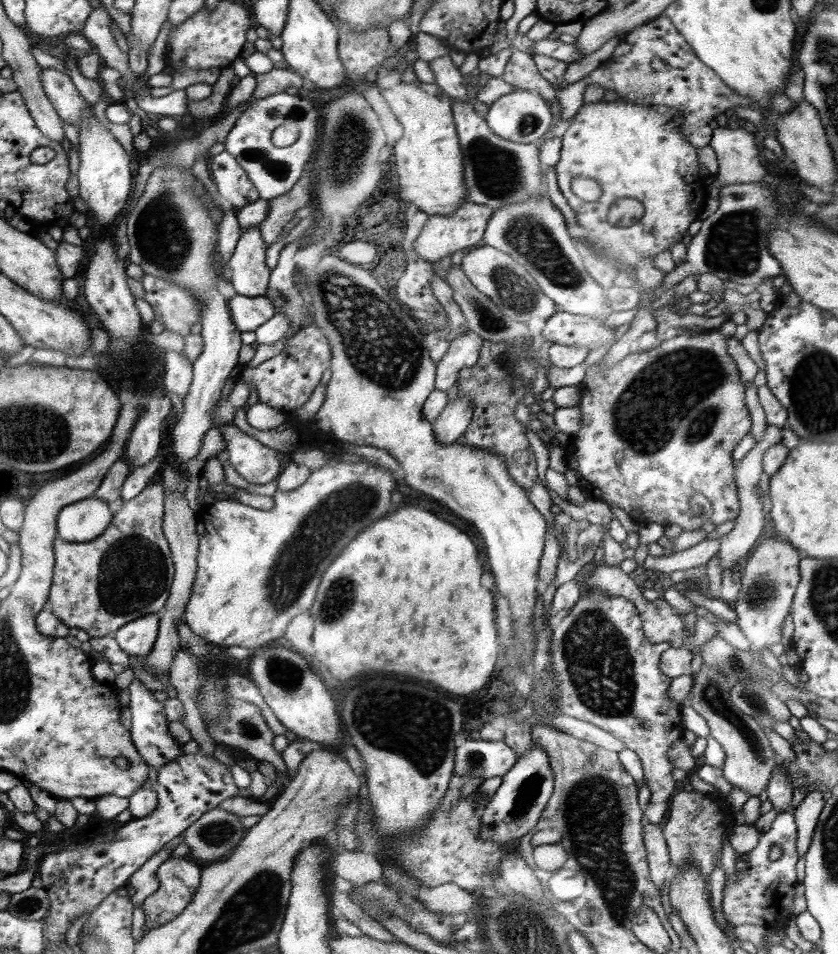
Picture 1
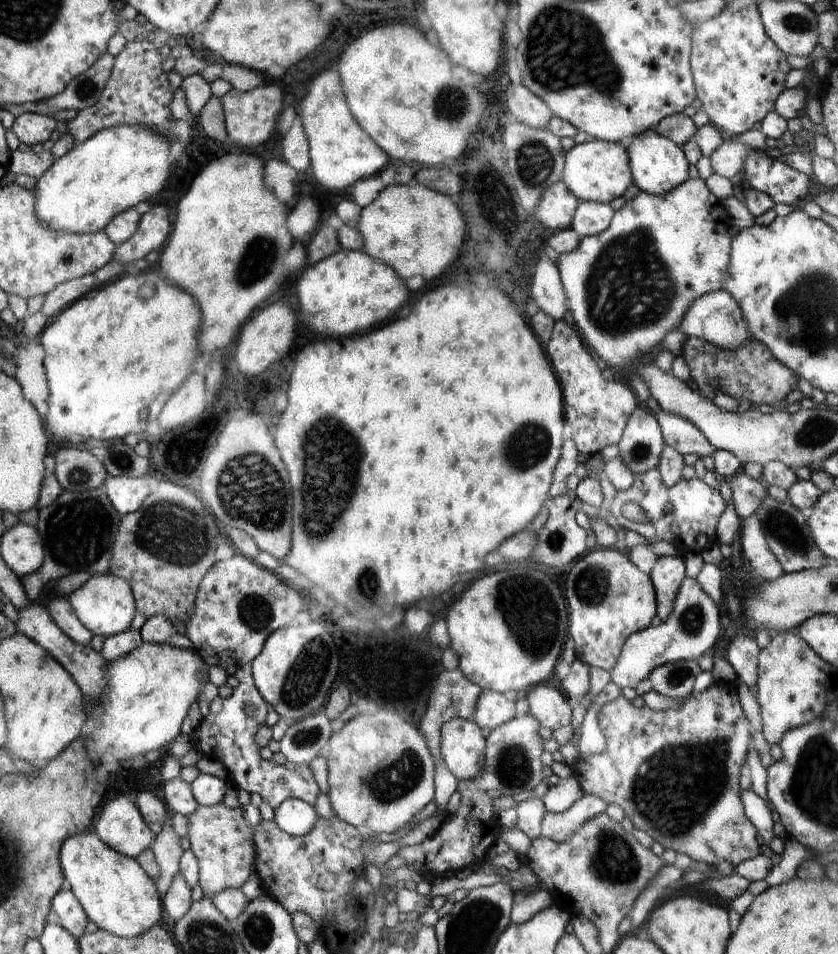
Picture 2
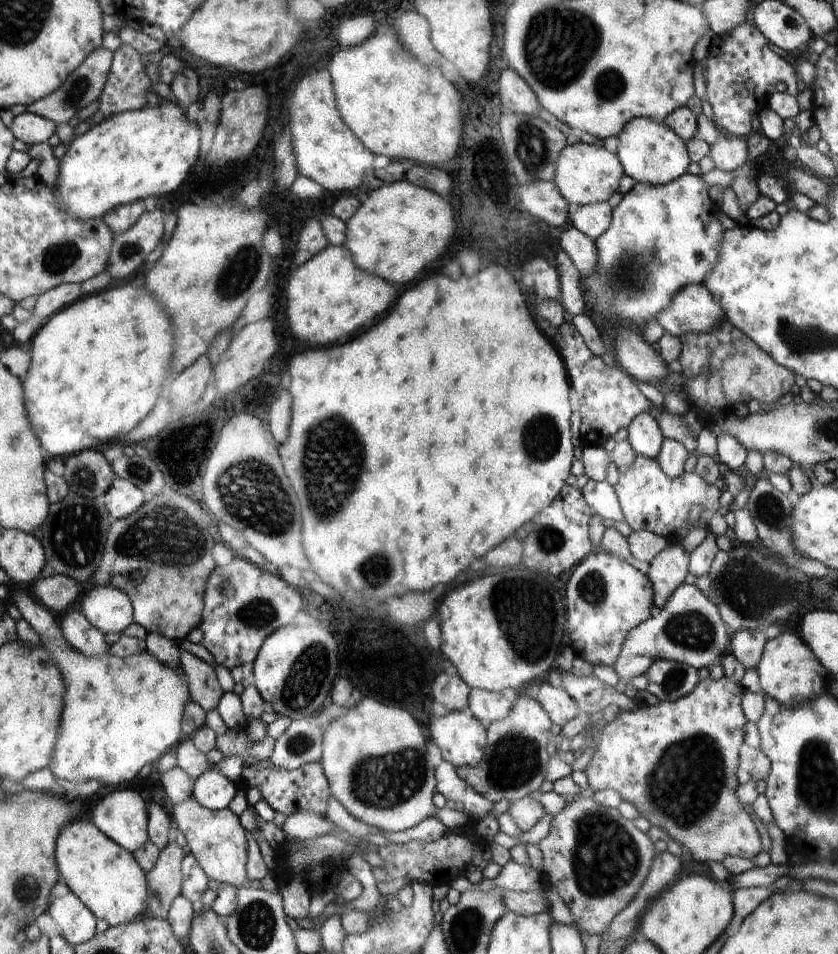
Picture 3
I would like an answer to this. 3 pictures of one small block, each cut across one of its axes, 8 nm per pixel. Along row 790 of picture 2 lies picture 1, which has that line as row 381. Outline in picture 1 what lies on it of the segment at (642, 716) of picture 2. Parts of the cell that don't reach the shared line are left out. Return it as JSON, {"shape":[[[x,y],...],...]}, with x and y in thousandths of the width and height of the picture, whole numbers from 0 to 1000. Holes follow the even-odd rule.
{"shape":[[[832,344],[814,346],[802,355],[785,360],[774,368],[758,366],[752,372],[745,374],[730,384],[721,383],[721,376],[699,387],[697,399],[690,405],[693,413],[693,448],[690,453],[674,460],[678,492],[689,499],[689,508],[699,520],[717,524],[726,528],[736,528],[751,542],[764,551],[776,547],[784,547],[790,551],[808,549],[816,557],[834,556],[839,544],[826,536],[823,524],[828,518],[840,518],[850,528],[847,547],[857,550],[882,540],[882,518],[877,506],[877,488],[875,487],[874,474],[878,466],[894,454],[896,447],[895,433],[889,423],[889,406],[878,385],[878,379],[869,372],[869,356],[871,353],[859,349],[859,346],[838,347]]]}

